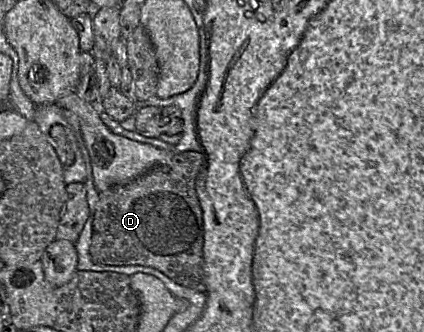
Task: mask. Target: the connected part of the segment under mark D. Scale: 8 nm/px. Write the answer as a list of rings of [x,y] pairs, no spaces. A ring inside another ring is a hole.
[[[185,151],[177,152],[165,163],[159,164],[148,170],[144,174],[138,176],[137,178],[124,183],[111,187],[110,189],[99,192],[99,201],[97,203],[94,220],[92,226],[92,238],[90,244],[90,255],[92,261],[101,266],[147,266],[159,270],[171,280],[177,284],[199,291],[201,293],[207,293],[207,282],[204,271],[204,223],[203,223],[203,213],[196,192],[196,178],[199,175],[205,164],[205,155],[203,152],[195,151]]]

